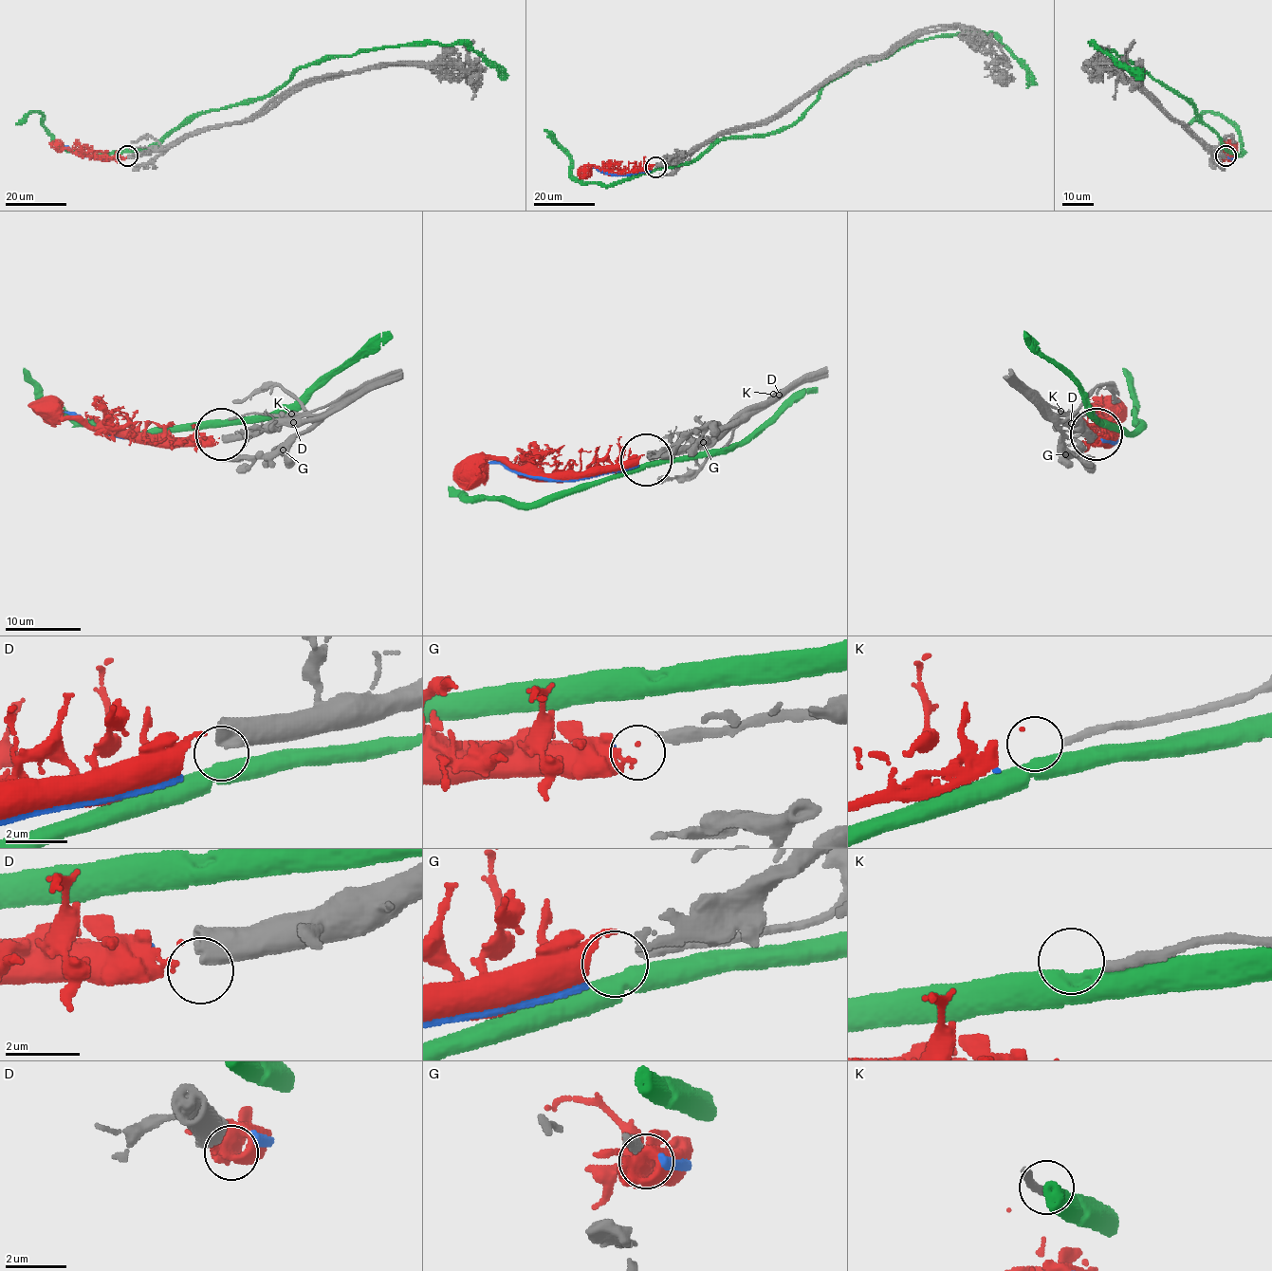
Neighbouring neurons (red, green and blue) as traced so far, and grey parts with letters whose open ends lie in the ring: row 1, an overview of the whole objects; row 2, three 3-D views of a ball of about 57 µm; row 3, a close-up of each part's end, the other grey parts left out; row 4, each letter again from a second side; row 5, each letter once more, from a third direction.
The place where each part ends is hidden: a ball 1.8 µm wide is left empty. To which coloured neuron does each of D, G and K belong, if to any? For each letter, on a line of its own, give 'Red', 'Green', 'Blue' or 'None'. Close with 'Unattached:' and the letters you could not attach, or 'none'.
D: Red
G: Blue
K: None
Unattached: K

